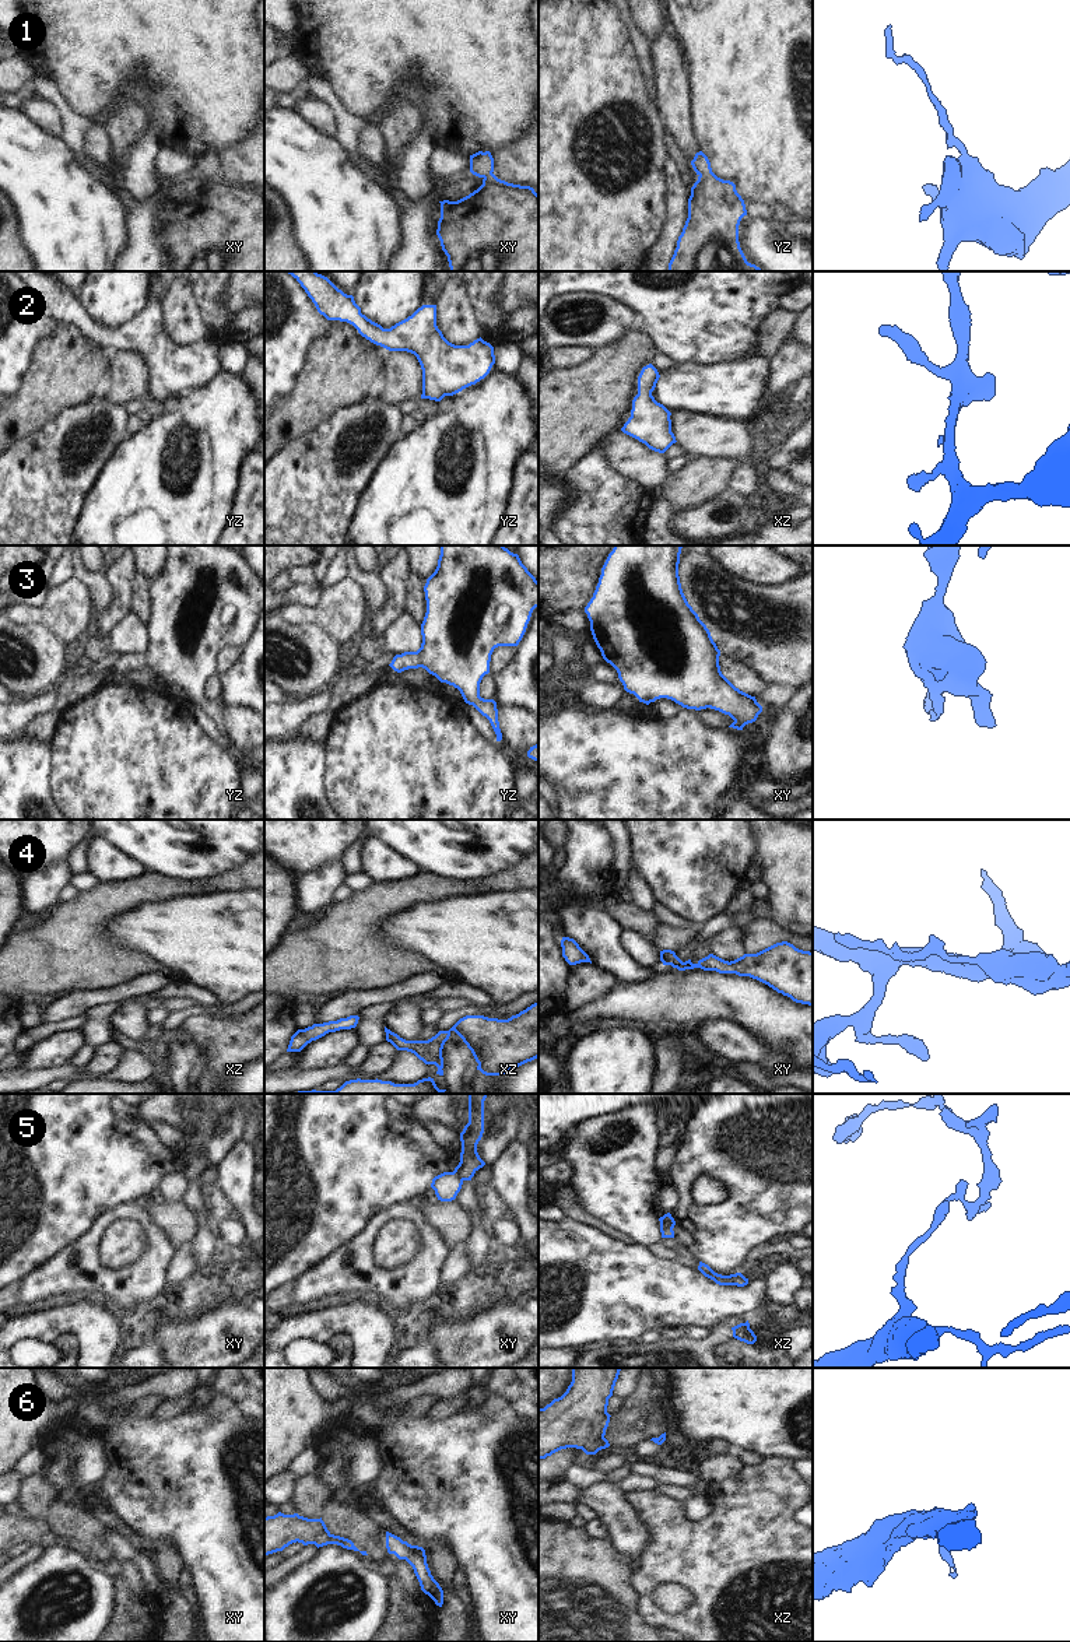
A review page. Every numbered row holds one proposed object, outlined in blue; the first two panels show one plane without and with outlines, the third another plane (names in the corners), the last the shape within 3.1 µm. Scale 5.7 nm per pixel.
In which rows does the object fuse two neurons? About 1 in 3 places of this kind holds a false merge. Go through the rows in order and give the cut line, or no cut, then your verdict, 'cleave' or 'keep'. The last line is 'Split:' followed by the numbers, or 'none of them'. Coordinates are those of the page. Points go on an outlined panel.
1: no cut; keep
2: no cut; keep
3: no cut; keep
4: no cut; keep
5: cut in xy along (453, 1171), (463, 1179); cleave
6: no cut; keep
Split: 5

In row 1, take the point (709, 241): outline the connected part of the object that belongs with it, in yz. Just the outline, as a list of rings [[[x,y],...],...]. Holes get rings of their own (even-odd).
[[[699,151],[691,161],[698,180],[691,187],[688,218],[677,241],[667,271],[764,271],[747,262],[739,242],[739,225],[747,215],[746,204],[730,180],[718,178],[708,157]]]

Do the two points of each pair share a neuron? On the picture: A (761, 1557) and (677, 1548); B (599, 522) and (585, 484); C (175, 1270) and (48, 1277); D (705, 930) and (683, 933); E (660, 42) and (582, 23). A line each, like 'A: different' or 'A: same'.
A: same
B: same
C: different
D: different
E: different

